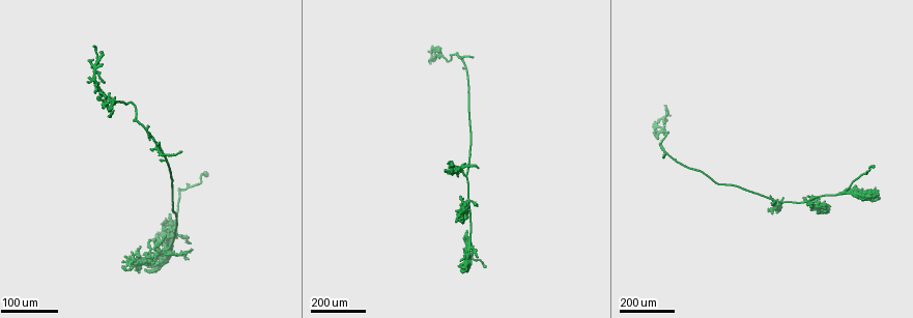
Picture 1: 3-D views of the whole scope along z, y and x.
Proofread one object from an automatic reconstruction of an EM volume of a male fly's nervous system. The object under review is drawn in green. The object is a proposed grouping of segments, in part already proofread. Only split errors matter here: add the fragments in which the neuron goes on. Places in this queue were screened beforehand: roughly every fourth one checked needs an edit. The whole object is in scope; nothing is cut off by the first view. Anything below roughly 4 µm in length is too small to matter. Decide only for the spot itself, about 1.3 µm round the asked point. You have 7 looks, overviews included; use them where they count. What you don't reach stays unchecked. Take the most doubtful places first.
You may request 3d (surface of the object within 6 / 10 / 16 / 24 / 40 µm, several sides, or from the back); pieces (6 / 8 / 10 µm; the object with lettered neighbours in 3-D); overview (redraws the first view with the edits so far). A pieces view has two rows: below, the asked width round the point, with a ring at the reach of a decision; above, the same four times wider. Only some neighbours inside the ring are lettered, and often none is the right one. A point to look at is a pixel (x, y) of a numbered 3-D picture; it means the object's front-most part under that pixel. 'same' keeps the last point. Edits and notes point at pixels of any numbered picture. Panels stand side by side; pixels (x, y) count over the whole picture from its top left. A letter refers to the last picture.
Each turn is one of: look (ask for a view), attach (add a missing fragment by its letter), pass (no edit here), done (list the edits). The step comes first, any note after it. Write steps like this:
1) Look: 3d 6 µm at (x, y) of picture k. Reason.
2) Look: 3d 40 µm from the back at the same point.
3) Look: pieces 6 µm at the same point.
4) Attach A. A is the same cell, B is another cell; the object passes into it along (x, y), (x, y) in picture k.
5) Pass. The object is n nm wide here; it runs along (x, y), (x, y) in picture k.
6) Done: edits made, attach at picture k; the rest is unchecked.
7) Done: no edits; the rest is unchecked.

Look: 3d 24 µm at (874, 196) of picture 1. Free end.

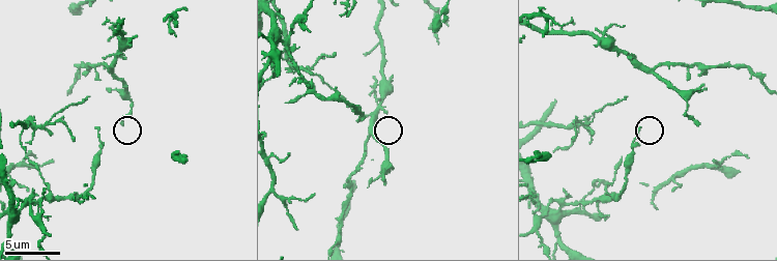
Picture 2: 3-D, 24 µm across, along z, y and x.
Look: pieces 6 µm at (697, 122) of picture 2.

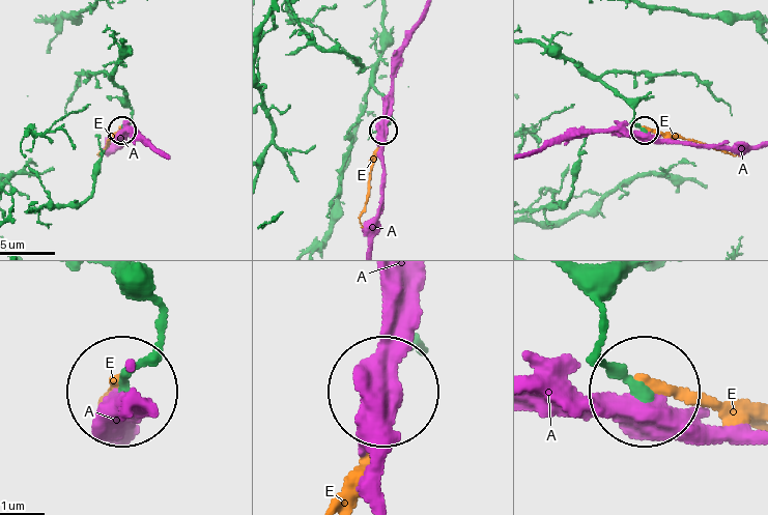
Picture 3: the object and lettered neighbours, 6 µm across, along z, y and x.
Pass. A and E are other cells; it runs along (533, 40), (556, 48), (602, 80), (644, 129) in picture 3; none of them fits.

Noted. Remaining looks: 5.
Look: 3d 40 µm at (165, 253) of picture 1. Branch stops here.

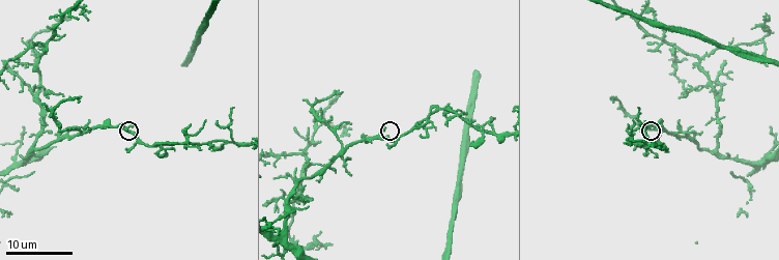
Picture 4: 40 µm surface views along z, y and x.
Look: 3d 10 µm at (385, 126) of picture 4.

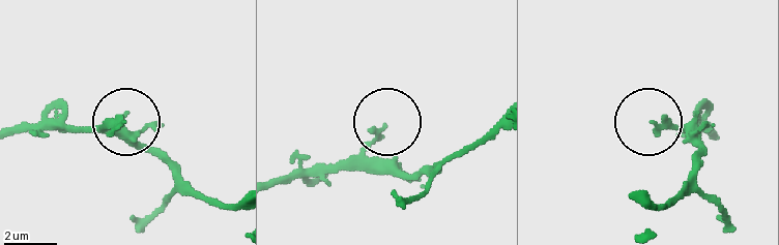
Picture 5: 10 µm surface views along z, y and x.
Look: pieces 10 µm at (380, 129) of picture 5.

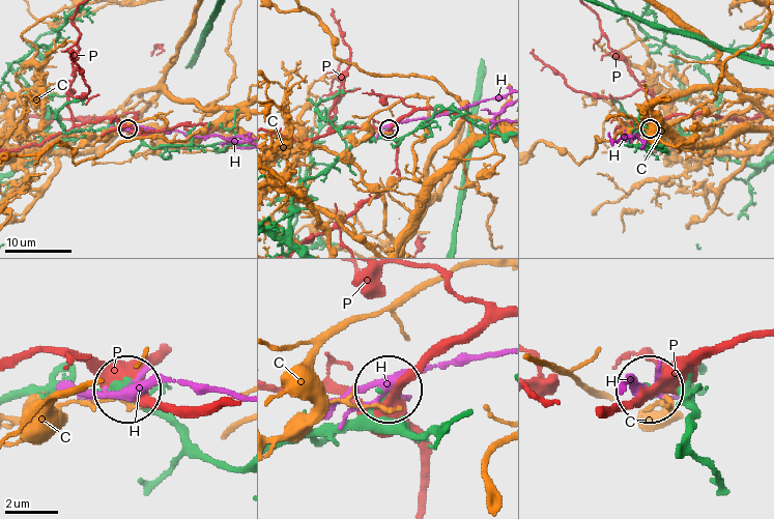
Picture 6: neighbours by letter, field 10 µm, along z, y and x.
Pass. The object is 180 nm wide here; C, H and P are other cells; it runs along (15, 396), (35, 390), (126, 390) in picture 6; none of them fits.

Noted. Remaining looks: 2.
Look: 3d 24 µm at (149, 128) of picture 1. Long arm stops here.

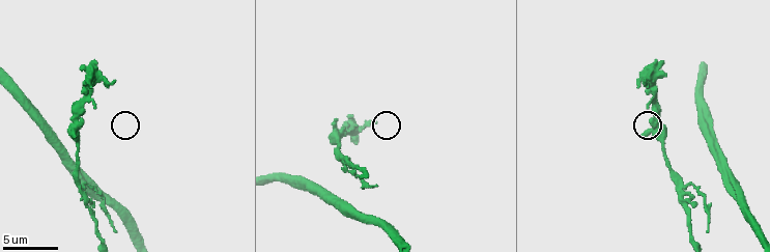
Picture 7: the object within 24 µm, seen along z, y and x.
Look: pieces 6 µm at (373, 122) of picture 7. See the neighbours.

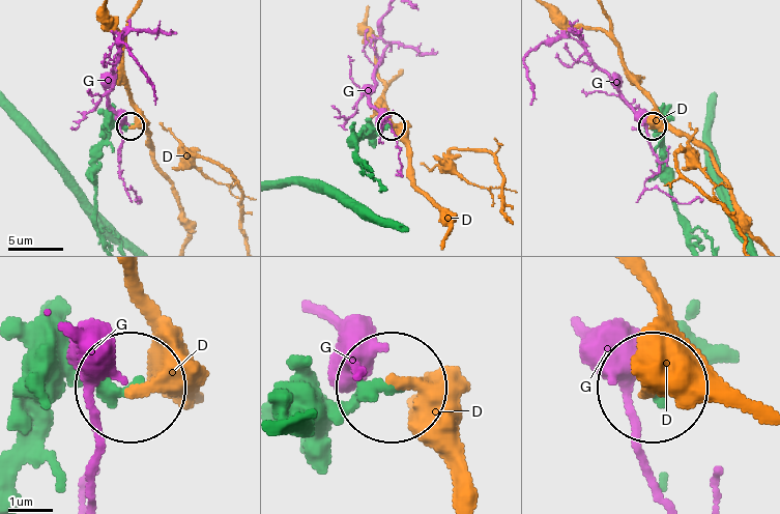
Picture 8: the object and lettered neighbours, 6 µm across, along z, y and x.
Pass. D and G are other cells; it runs along (283, 431), (391, 390) in picture 8; no lettered fragment goes on from it.

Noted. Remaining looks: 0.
Done: no edits; the rest is unchecked.

